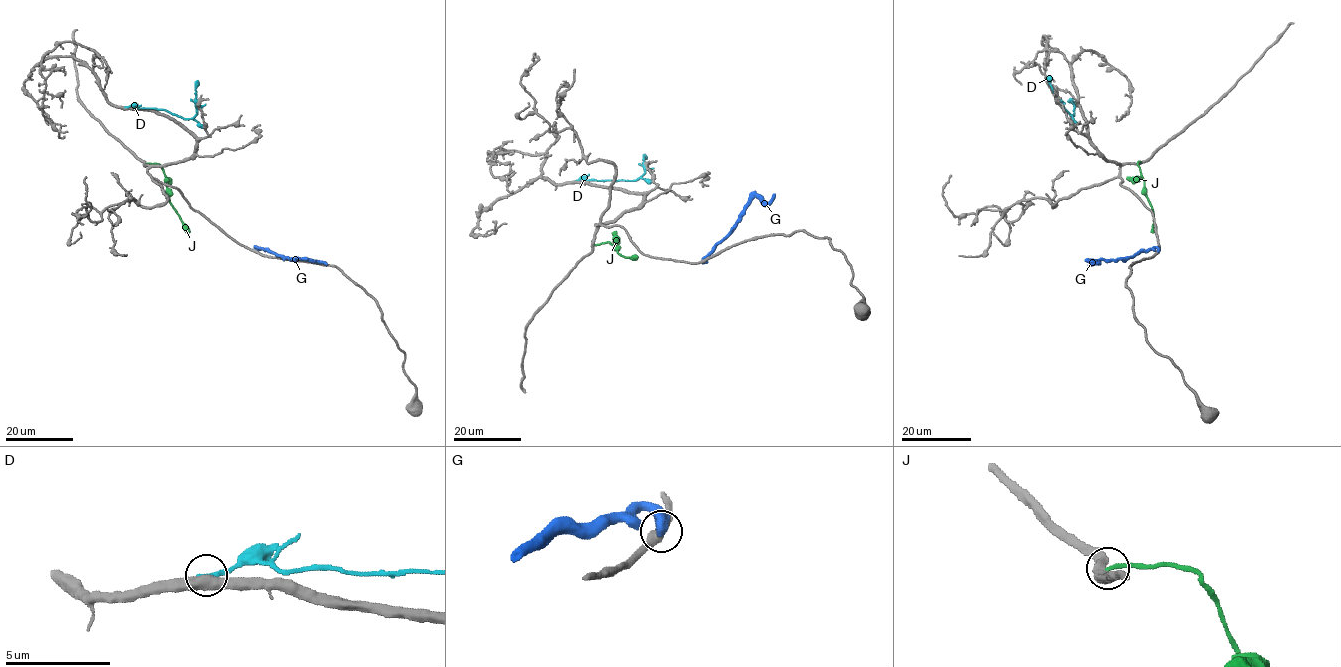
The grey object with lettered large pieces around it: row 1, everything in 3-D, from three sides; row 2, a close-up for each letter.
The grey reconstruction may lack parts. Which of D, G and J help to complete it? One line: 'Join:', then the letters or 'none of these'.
Join: none of these

